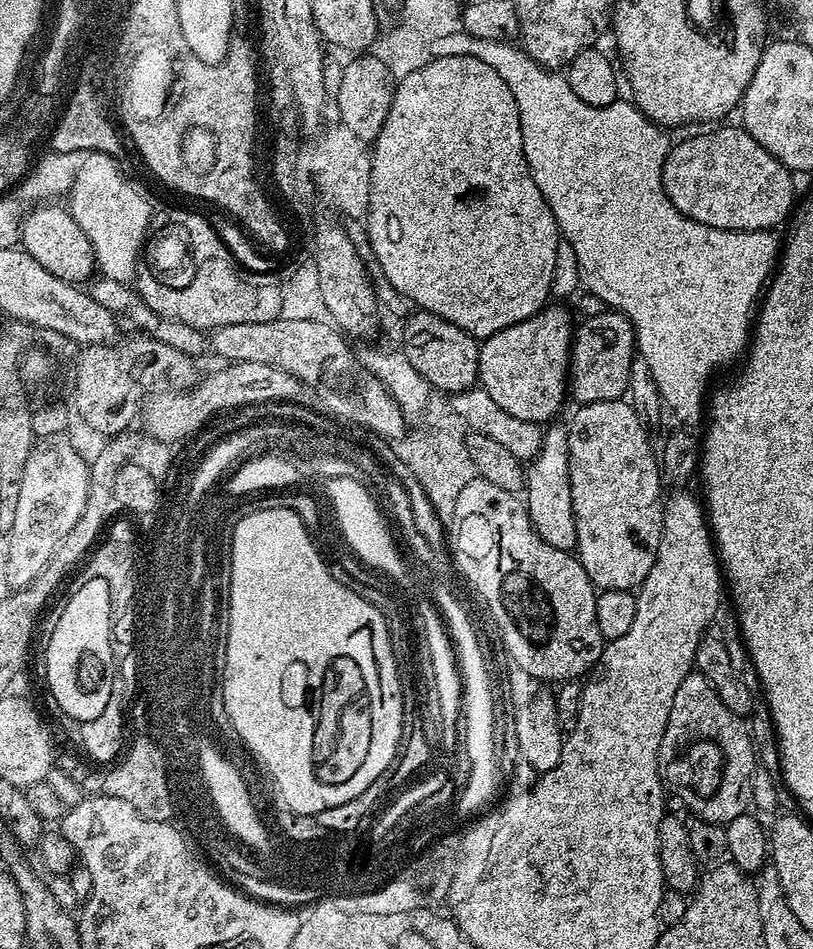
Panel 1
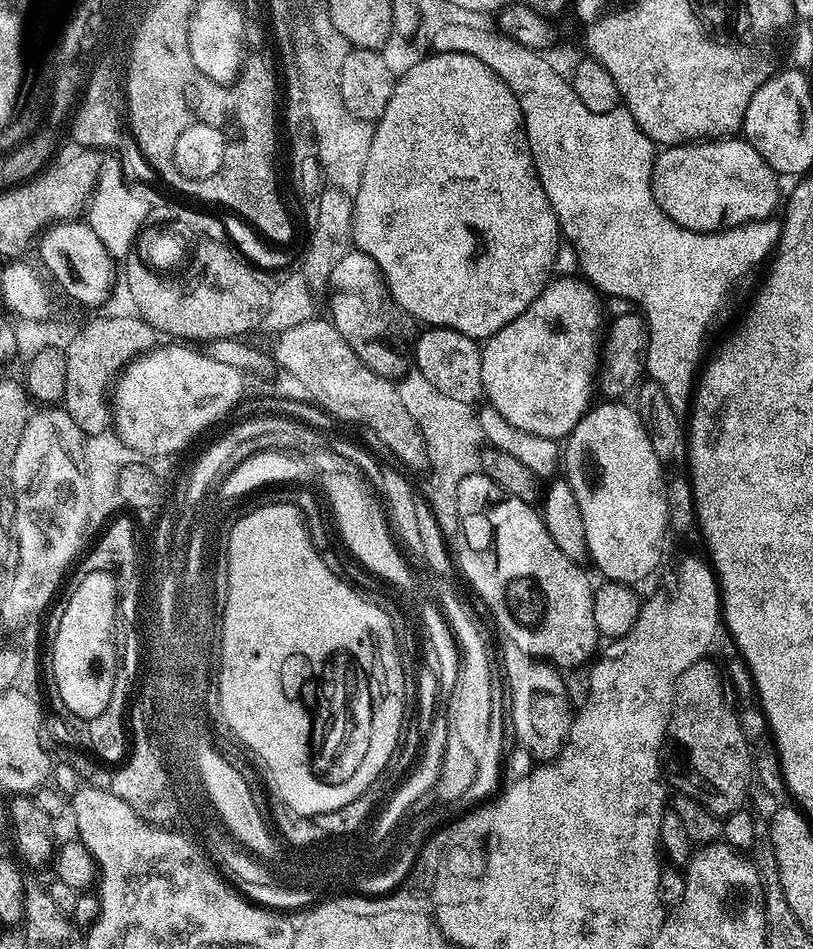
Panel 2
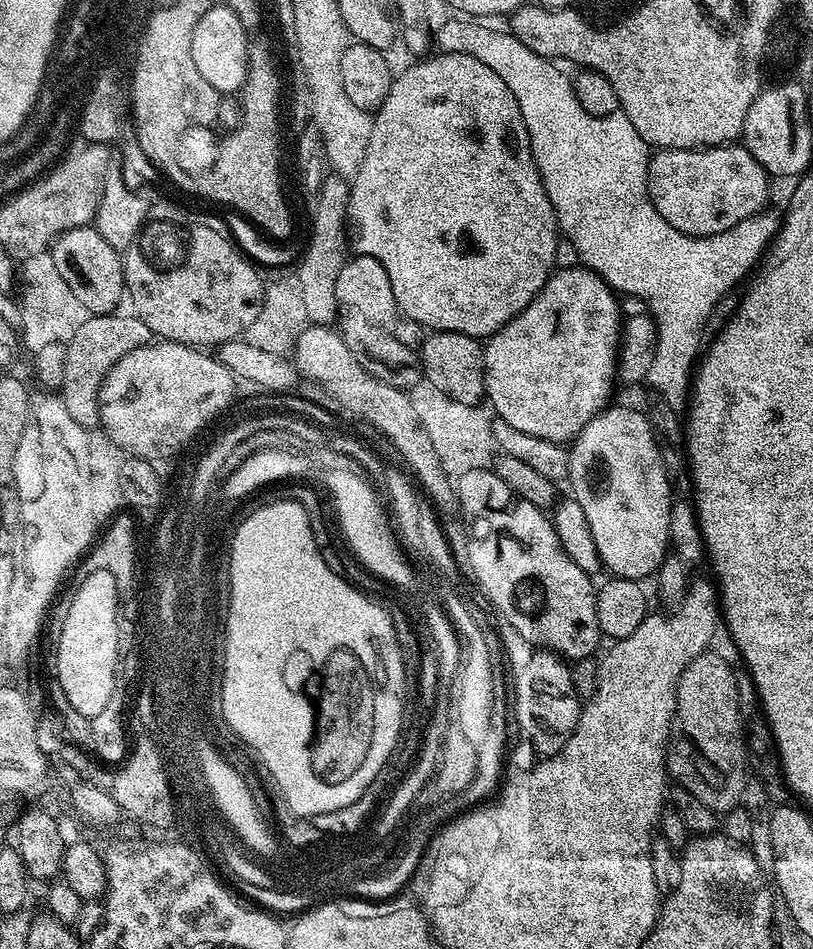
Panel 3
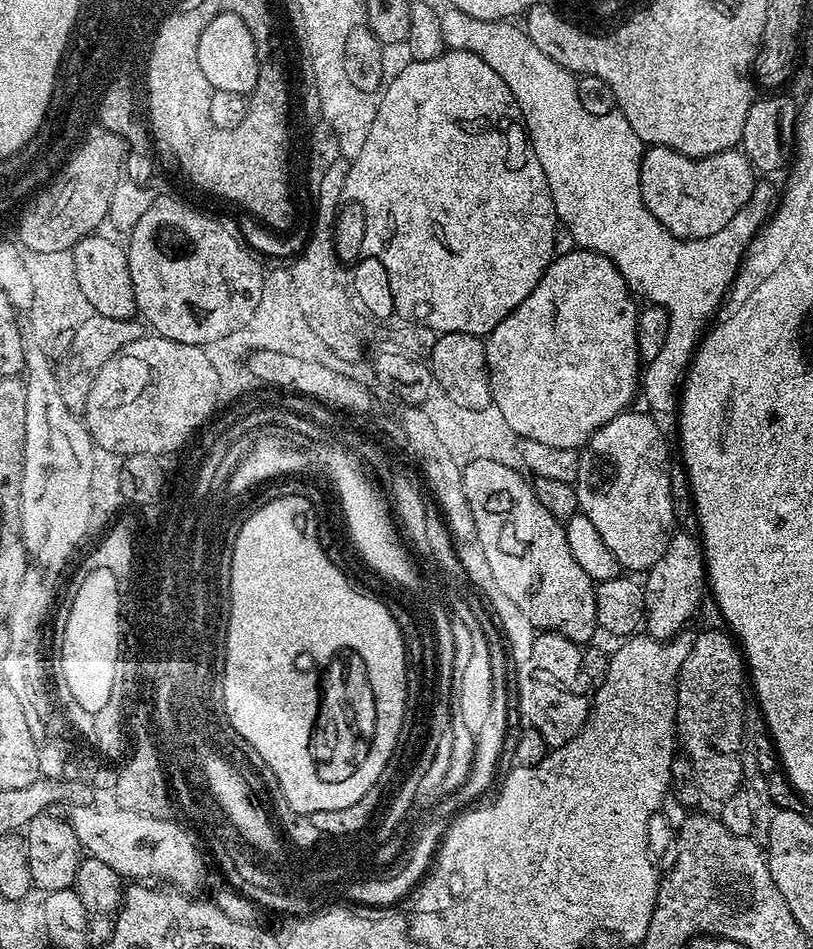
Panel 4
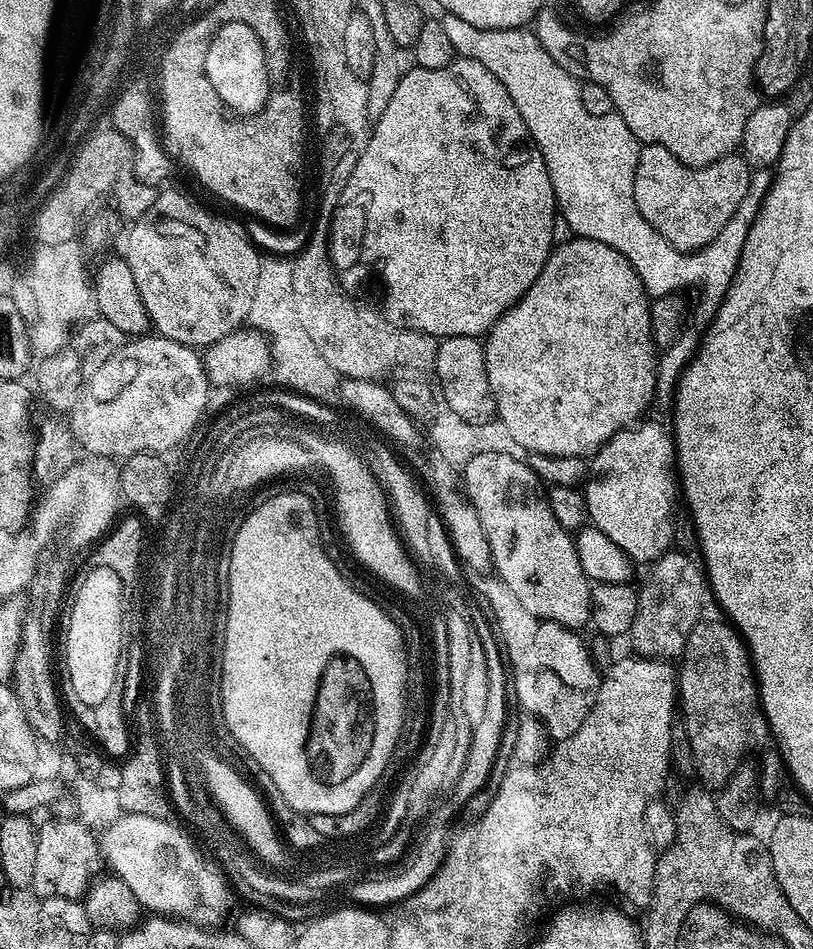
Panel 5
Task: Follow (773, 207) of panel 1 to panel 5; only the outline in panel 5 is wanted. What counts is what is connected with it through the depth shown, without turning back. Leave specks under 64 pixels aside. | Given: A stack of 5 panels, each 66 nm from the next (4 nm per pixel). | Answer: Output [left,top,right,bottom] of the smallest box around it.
[634,144,750,252]

